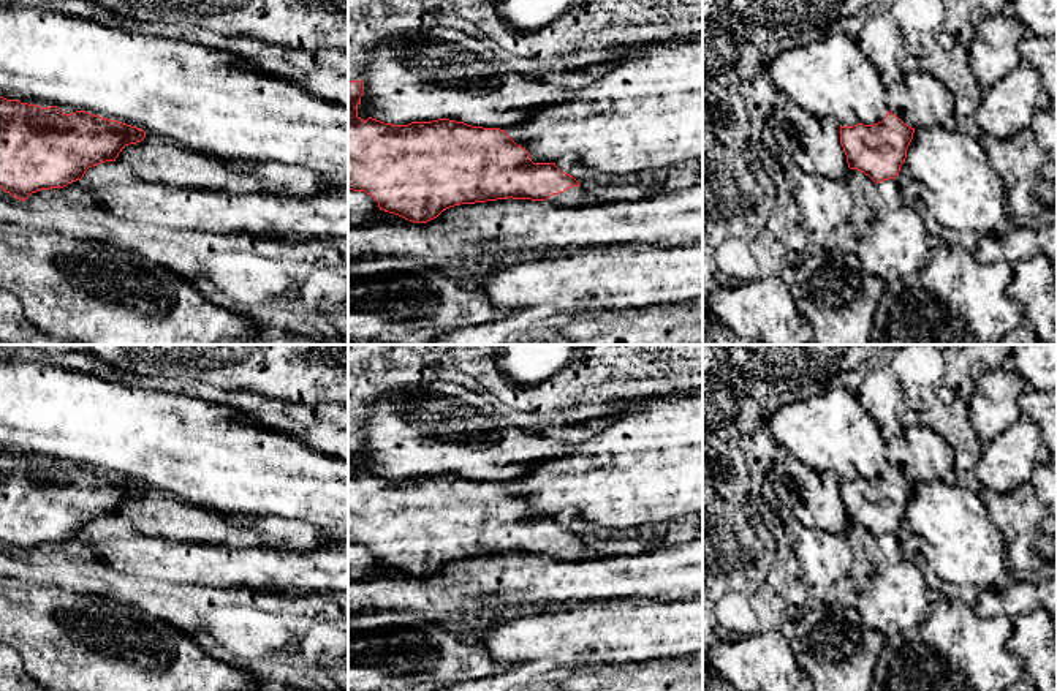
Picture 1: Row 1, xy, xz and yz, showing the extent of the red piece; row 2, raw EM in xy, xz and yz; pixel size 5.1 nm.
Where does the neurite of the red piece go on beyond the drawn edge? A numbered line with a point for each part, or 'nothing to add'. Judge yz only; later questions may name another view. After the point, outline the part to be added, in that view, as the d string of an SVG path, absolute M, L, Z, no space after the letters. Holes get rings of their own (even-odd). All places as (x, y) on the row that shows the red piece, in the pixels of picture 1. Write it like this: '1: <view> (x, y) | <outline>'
1: yz (918, 98) | M911 70L886 85L888 109L918 130L941 125L956 131L951 90L930 71Z

